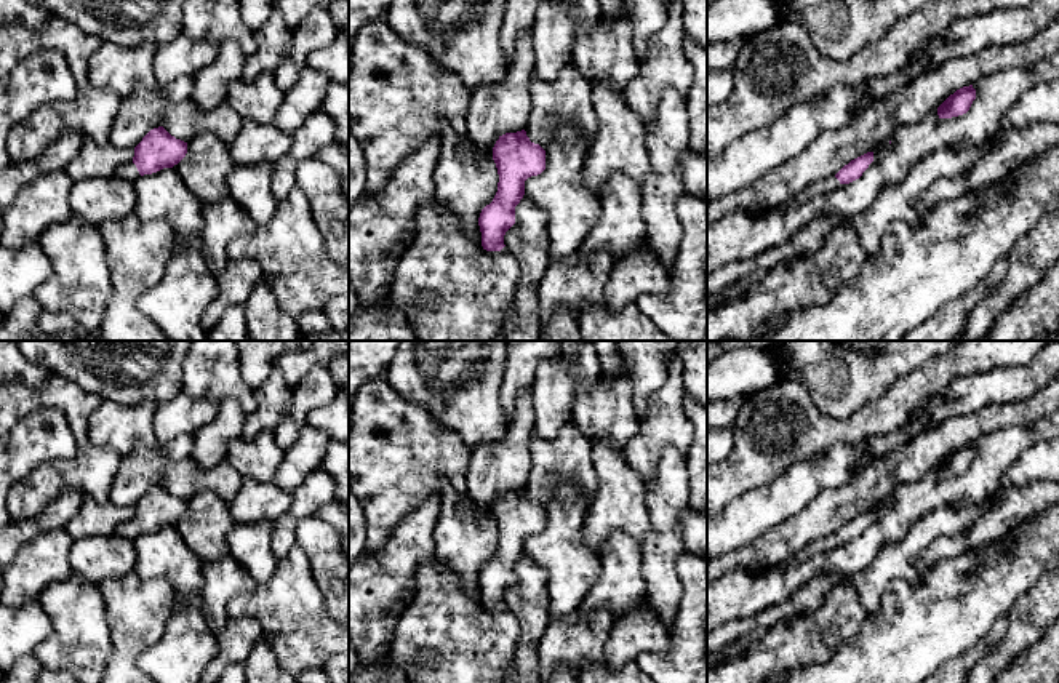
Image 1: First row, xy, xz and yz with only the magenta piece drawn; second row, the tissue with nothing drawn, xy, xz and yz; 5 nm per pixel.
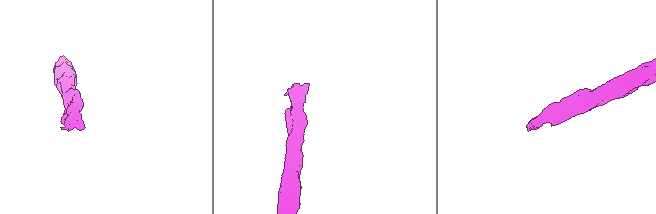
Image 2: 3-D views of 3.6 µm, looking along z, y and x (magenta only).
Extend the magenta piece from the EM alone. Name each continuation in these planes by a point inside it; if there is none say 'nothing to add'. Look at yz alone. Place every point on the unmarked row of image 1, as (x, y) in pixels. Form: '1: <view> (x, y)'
1: yz (827, 543)

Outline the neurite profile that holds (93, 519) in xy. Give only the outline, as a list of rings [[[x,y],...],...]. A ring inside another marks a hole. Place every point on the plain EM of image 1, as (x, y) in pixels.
[[[85,496],[78,512],[66,525],[67,534],[77,541],[88,536],[110,536],[114,529],[134,515],[134,505],[117,505],[110,501],[99,504]]]

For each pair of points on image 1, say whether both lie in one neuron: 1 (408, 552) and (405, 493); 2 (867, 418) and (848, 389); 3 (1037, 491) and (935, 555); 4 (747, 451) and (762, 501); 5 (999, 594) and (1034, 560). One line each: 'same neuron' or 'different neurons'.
1: different neurons
2: different neurons
3: same neuron
4: different neurons
5: same neuron

